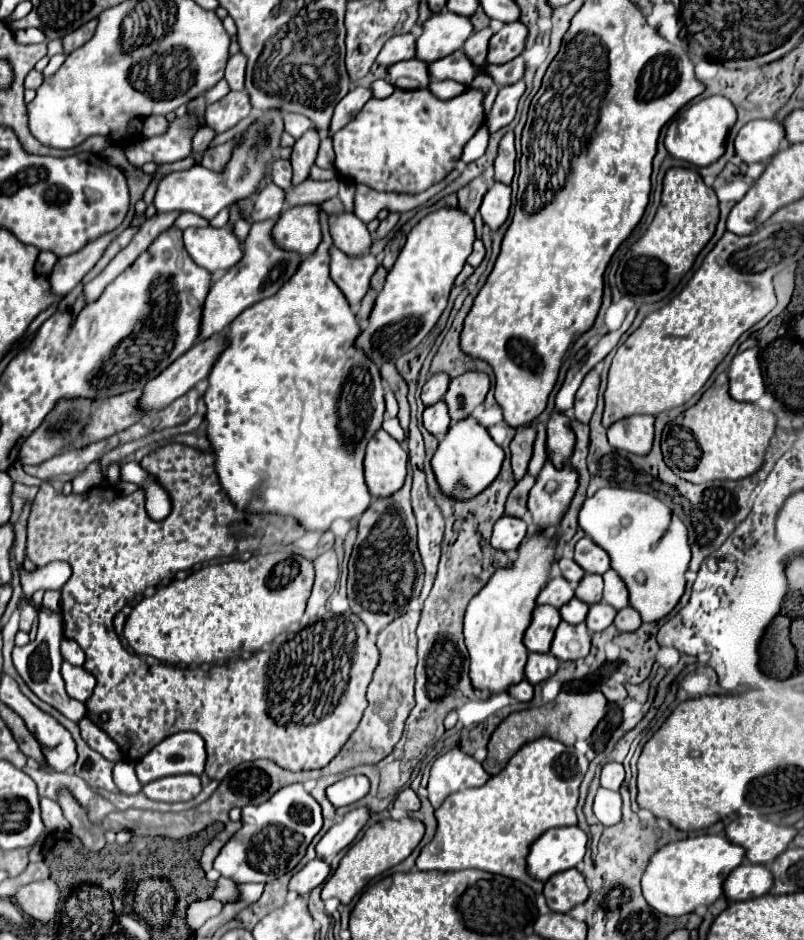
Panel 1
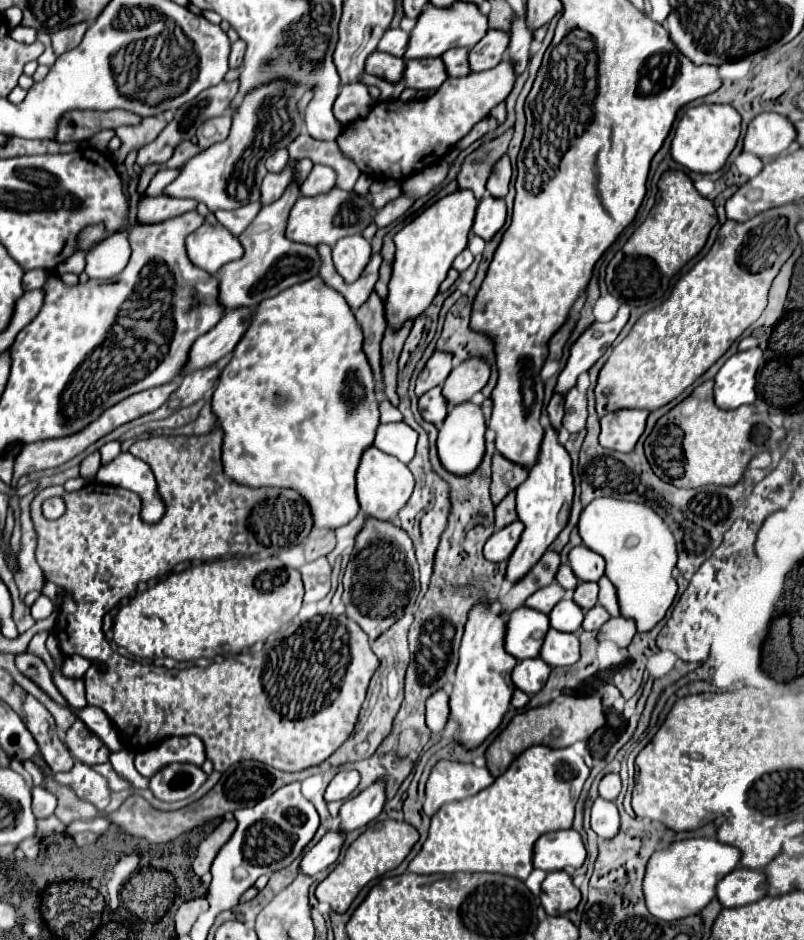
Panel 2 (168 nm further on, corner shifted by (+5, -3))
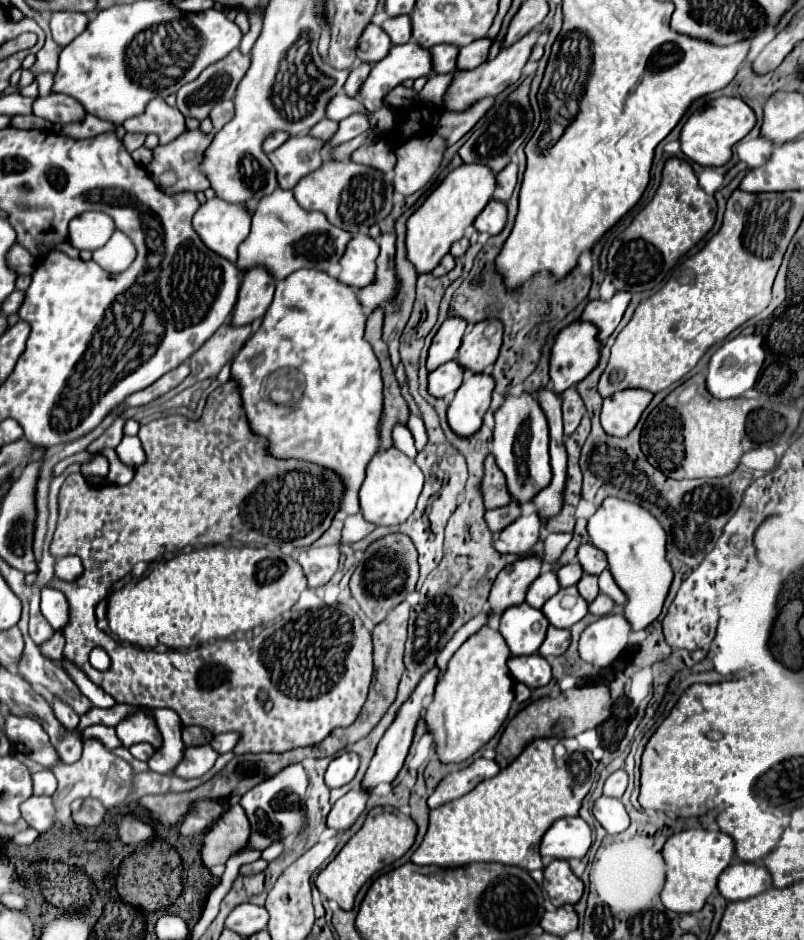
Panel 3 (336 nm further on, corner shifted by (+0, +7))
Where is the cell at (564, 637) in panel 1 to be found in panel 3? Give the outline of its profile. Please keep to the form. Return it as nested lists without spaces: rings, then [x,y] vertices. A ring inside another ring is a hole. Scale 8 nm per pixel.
[[[549,627],[547,635],[545,635],[545,641],[539,647],[539,653],[543,657],[549,657],[549,655],[557,657],[557,655],[565,653],[567,647],[569,647],[569,633],[567,633],[567,629],[563,631],[563,629],[557,629],[557,627]]]

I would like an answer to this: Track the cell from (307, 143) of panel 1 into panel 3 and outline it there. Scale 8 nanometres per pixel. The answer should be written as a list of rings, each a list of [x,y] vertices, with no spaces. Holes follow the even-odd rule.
[[[277,189],[275,193],[259,201],[251,223],[251,233],[239,247],[237,265],[245,271],[255,265],[263,265],[277,279],[283,279],[303,267],[327,271],[329,265],[337,263],[343,257],[349,241],[349,231],[331,225],[319,211],[301,209],[291,191]]]

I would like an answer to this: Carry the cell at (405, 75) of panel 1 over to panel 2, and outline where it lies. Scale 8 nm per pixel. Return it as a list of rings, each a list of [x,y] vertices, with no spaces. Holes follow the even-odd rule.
[[[374,51],[374,55],[370,55],[370,59],[366,61],[366,73],[382,77],[390,83],[400,83],[404,77],[404,69],[406,69],[404,59],[384,55],[380,51]]]

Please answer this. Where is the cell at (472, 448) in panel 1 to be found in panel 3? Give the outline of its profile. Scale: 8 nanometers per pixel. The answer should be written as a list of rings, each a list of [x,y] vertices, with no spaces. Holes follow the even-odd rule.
[[[487,373],[467,375],[467,379],[457,389],[447,409],[447,419],[455,433],[471,435],[479,431],[483,423],[483,415],[491,403],[493,387],[495,387],[495,381]]]

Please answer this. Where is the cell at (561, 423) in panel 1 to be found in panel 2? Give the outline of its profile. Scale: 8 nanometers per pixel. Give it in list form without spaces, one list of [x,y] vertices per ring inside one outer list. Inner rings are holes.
[[[556,395],[550,399],[550,405],[548,405],[548,417],[550,417],[550,425],[560,431],[562,427],[562,417],[564,417],[564,397],[562,395]]]

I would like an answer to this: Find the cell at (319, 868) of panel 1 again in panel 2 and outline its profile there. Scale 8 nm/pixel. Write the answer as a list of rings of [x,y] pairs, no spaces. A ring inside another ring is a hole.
[[[338,829],[328,831],[308,853],[304,853],[300,861],[300,873],[308,877],[316,877],[320,871],[328,869],[338,859],[342,843],[344,843],[344,835]]]

